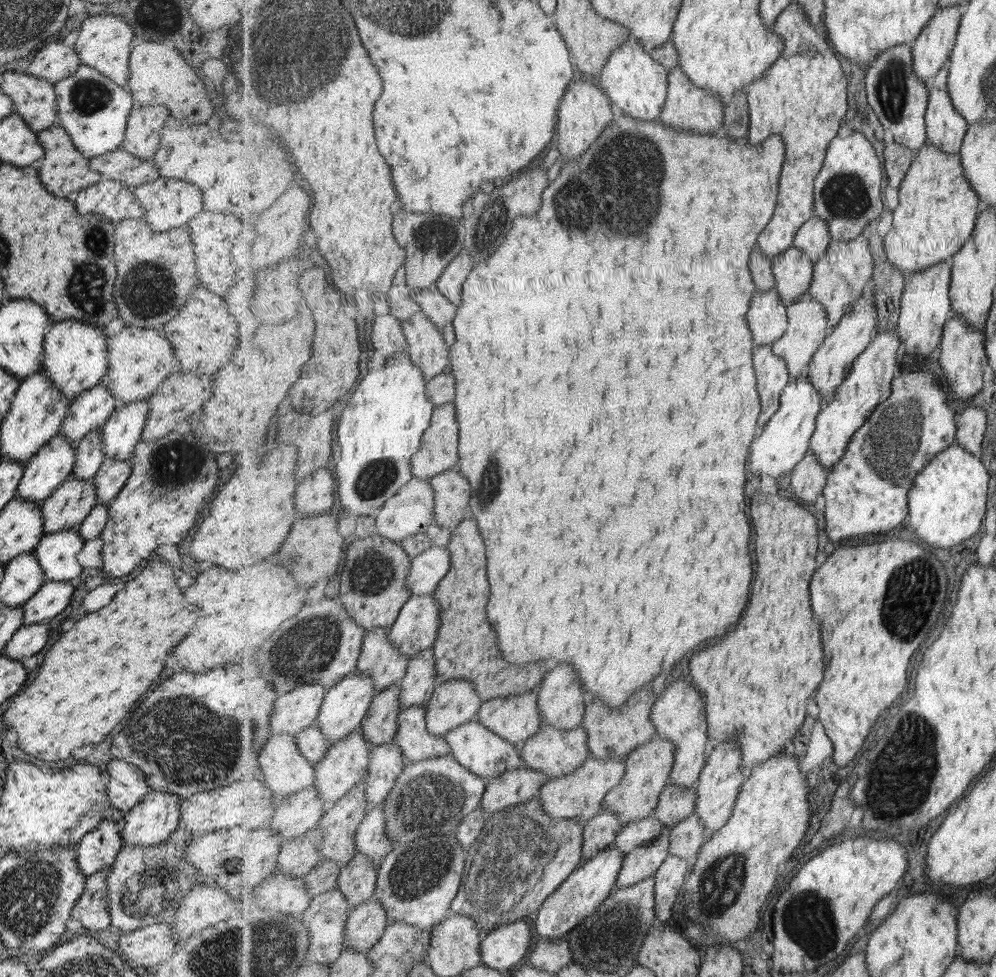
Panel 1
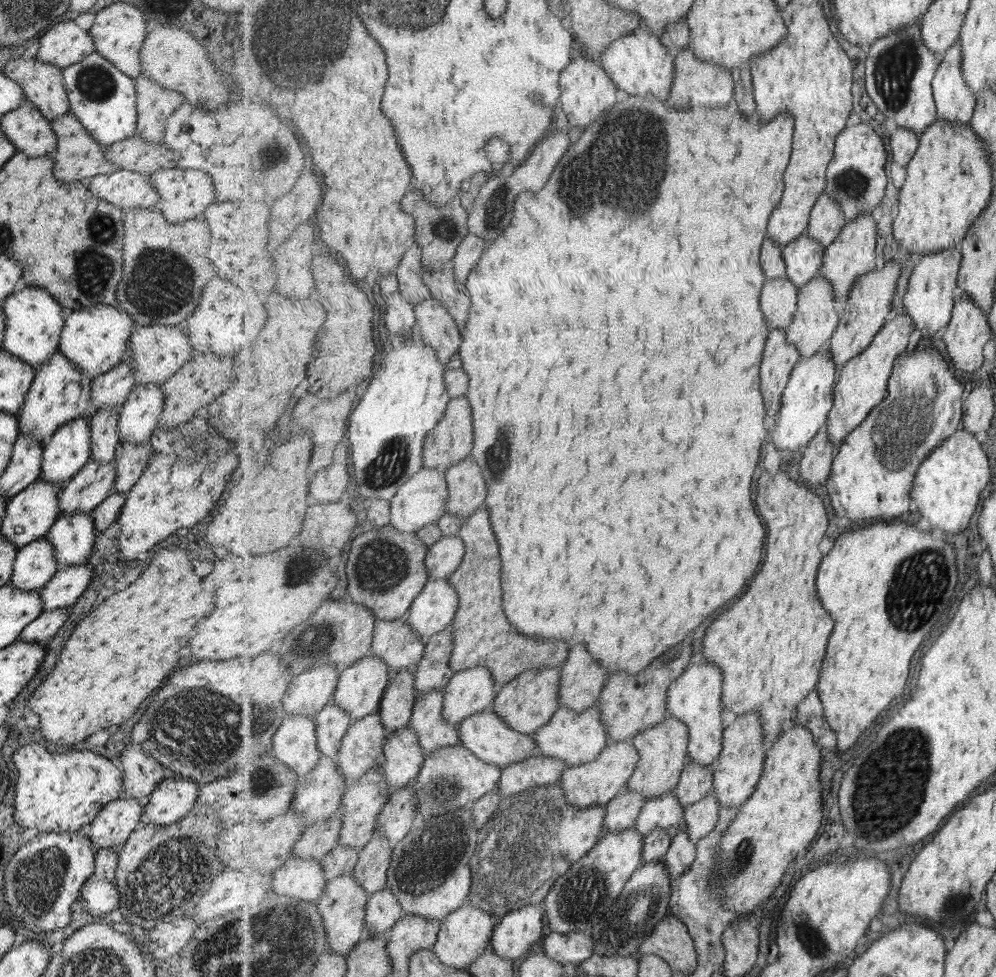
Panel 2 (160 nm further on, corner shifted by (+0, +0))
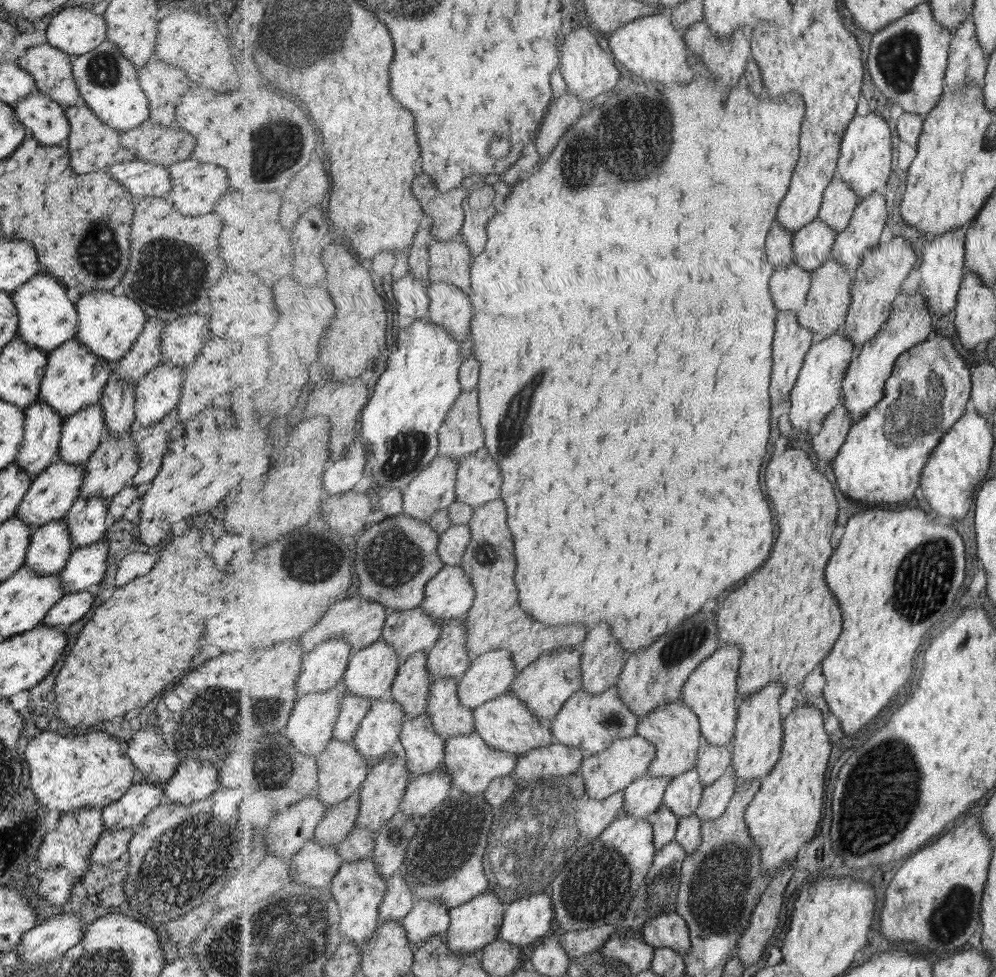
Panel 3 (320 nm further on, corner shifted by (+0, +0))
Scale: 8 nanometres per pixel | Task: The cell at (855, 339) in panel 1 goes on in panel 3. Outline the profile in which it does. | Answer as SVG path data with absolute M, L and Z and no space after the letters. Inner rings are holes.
M896 236L885 244L875 246L865 254L862 265L854 272L852 302L849 306L846 326L848 337L858 349L877 336L892 314L896 298L901 294L905 278L913 272L917 264L917 254L909 238Z

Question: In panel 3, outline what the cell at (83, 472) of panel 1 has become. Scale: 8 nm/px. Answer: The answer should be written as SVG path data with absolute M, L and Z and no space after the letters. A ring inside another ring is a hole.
M111 376L105 384L98 403L104 414L106 435L122 437L134 427L133 387L135 383L119 382L117 378L111 378Z

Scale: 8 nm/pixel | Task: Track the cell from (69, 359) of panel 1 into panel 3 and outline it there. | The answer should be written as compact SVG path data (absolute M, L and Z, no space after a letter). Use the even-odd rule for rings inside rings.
M106 290L83 293L74 304L77 312L74 338L86 346L90 353L114 364L129 350L147 320L141 308L135 303L125 295L115 296L111 291Z

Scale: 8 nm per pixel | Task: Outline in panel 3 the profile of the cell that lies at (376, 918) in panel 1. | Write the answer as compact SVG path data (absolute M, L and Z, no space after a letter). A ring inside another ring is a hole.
M399 874L392 875L388 879L388 893L380 906L381 923L403 920L413 910L416 900L406 878Z

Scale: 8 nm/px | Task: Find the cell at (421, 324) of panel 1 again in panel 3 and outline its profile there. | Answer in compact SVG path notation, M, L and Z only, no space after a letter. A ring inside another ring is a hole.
M443 281L431 283L429 294L431 305L425 319L448 328L460 343L471 338L475 310L470 296L456 284Z

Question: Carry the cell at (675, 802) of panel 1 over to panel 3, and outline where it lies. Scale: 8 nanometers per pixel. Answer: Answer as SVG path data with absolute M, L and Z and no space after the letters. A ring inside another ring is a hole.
M703 742L697 762L702 778L701 784L707 789L733 766L733 744L713 745Z

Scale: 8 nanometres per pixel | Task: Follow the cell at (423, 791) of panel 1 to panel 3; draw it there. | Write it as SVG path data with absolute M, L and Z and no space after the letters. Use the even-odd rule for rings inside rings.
M481 734L450 737L445 744L445 761L442 766L454 778L455 796L485 794L495 778L511 775L516 769L519 756L491 748Z

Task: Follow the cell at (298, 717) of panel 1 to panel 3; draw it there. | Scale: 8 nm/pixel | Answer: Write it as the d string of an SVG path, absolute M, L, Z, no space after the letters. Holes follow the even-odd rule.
M333 637L304 656L297 681L299 698L342 682L352 655L352 644L345 637Z

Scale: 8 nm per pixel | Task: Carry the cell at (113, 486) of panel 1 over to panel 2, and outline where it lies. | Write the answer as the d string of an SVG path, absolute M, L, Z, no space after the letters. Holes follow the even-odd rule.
M149 440L141 444L131 444L127 441L117 443L112 460L116 470L112 492L128 492L148 465L150 451Z

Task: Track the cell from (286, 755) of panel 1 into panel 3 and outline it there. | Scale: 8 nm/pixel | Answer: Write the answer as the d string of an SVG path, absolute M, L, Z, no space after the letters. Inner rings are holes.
M342 681L329 690L317 691L299 698L292 710L289 723L283 730L284 735L291 740L293 748L297 748L298 752L305 756L314 757L325 751L333 740L333 731L341 714L342 702L348 694L350 694L349 690Z

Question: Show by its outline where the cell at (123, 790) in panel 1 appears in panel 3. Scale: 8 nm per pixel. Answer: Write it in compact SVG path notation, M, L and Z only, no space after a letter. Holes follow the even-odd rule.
M145 726L145 732L130 736L125 743L125 756L131 760L134 769L141 772L143 781L164 785L173 776L180 760L165 748L161 734L155 726Z

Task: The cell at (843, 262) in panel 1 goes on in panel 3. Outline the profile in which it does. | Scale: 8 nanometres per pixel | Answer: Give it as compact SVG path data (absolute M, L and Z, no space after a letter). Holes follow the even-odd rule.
M883 191L872 192L857 205L850 225L838 234L832 257L854 274L865 254L877 246L888 222L888 204Z

